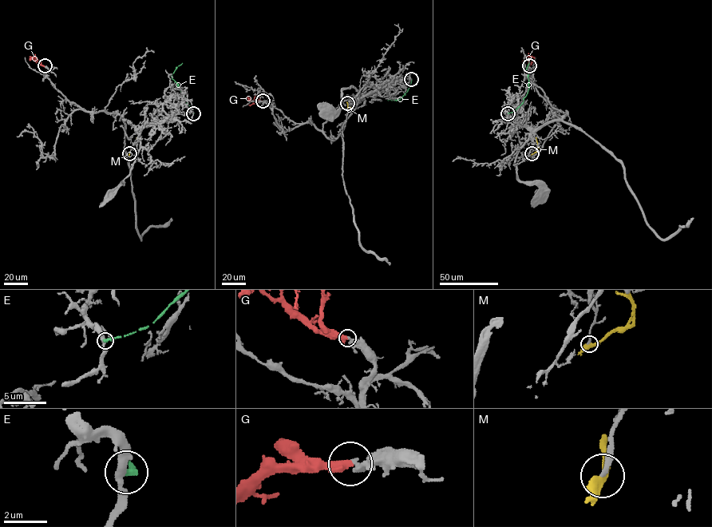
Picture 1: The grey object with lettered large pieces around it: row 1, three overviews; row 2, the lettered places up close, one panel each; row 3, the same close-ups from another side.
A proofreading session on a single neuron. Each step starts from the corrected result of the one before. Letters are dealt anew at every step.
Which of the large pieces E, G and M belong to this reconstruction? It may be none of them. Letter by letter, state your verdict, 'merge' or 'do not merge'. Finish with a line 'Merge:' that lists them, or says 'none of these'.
E: do not merge
G: merge
M: do not merge
Merge: G

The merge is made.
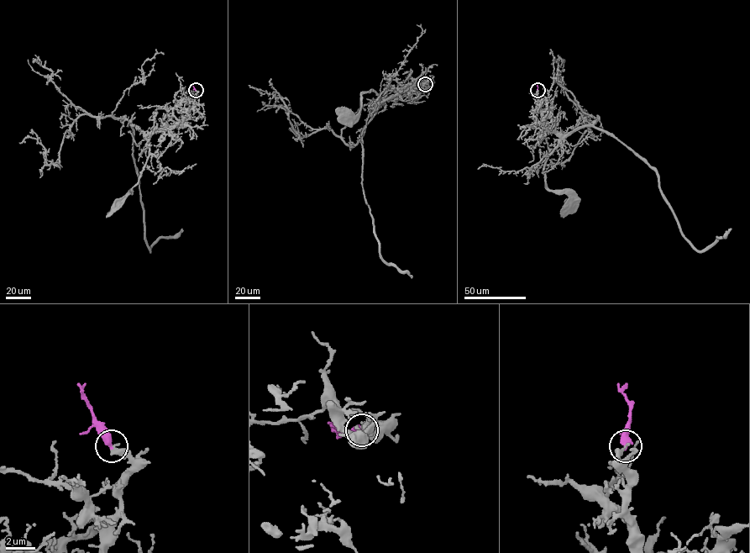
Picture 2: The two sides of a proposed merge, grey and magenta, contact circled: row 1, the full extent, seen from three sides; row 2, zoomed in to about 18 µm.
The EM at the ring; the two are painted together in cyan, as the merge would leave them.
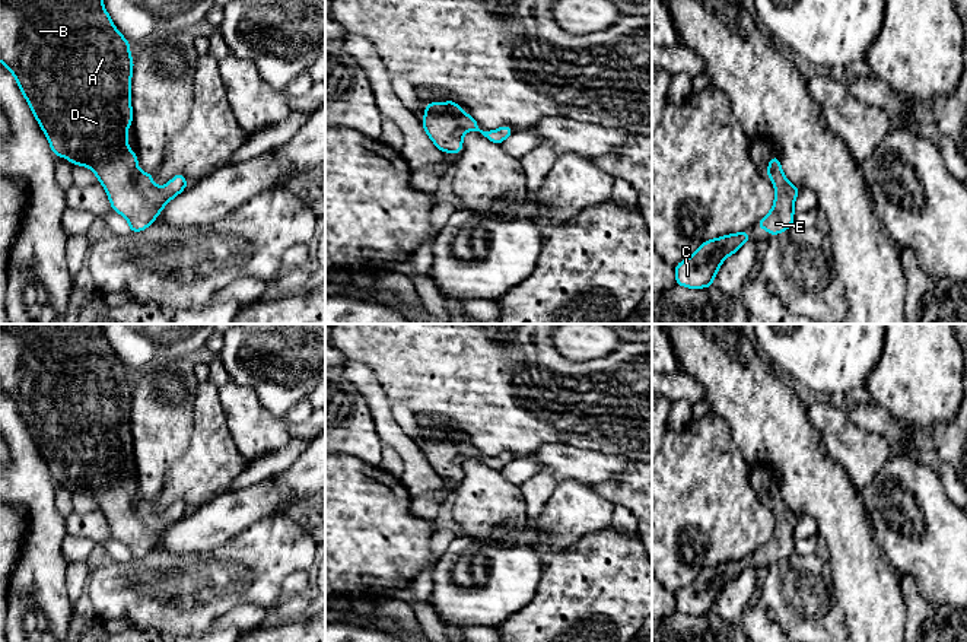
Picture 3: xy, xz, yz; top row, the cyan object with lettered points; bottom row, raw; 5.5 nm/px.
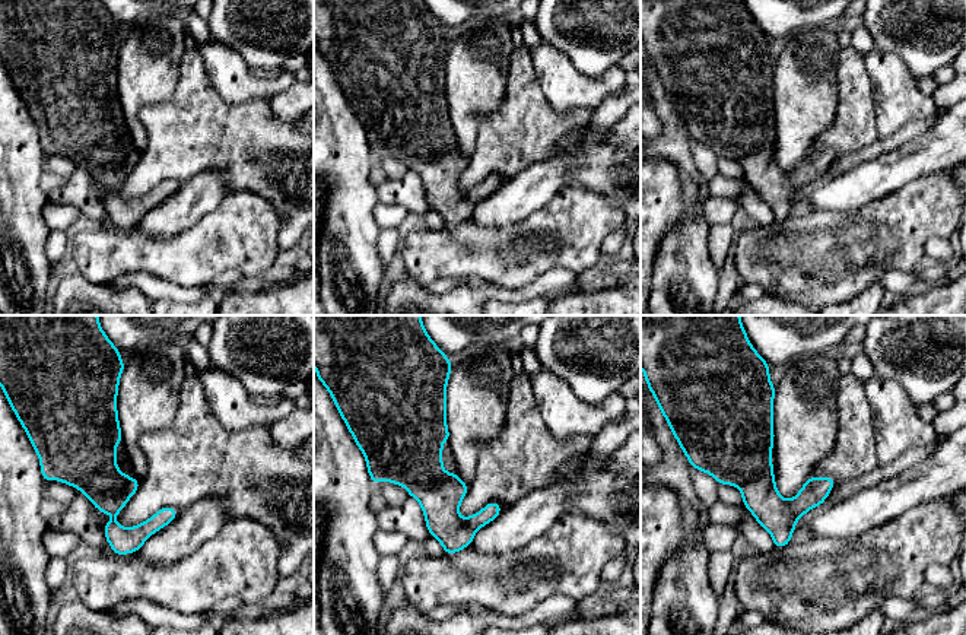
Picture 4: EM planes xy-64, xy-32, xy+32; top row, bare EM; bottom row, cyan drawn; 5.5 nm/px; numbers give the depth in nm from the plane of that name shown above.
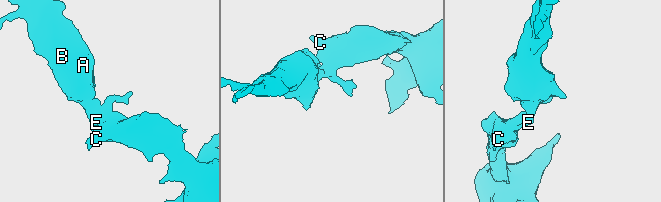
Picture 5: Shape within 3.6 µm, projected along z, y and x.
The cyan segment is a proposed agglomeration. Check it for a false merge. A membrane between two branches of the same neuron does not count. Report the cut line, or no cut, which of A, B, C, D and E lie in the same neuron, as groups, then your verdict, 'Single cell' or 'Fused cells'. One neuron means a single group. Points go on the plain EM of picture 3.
No split. Groups: A B C D E. Single cell

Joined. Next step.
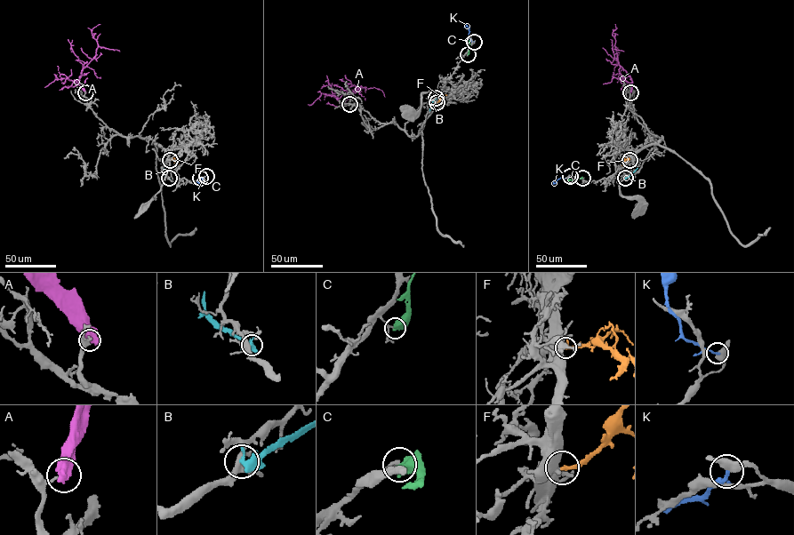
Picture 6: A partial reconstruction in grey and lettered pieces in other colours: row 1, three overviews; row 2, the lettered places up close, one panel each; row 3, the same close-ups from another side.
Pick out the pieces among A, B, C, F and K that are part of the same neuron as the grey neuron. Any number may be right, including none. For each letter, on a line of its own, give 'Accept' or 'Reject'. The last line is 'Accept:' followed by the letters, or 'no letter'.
A: Reject
B: Reject
C: Reject
F: Accept
K: Reject
Accept: F

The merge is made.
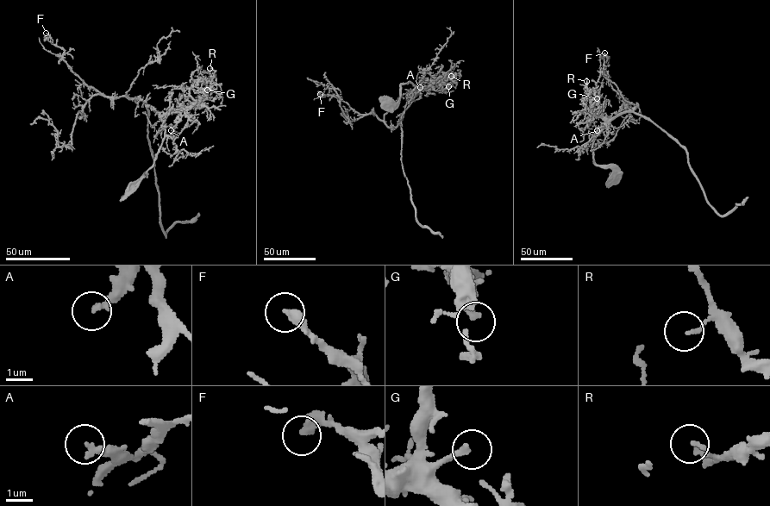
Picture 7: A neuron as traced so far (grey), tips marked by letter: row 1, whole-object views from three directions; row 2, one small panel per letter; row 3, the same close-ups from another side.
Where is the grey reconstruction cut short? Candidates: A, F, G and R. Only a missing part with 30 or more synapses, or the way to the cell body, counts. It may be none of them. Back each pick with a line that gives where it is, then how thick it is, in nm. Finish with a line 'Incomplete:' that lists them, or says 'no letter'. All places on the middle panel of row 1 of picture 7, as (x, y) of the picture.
G: Place: (448, 86). Thickness 280 nm
Incomplete: G

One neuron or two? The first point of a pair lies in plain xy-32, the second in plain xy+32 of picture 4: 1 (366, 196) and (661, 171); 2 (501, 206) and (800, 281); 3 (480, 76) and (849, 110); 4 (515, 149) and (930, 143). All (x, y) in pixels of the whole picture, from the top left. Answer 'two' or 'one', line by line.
1: two
2: two
3: two
4: two

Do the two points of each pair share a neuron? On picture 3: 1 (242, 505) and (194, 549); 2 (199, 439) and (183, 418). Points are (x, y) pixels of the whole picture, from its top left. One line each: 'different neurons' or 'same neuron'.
1: same neuron
2: different neurons

